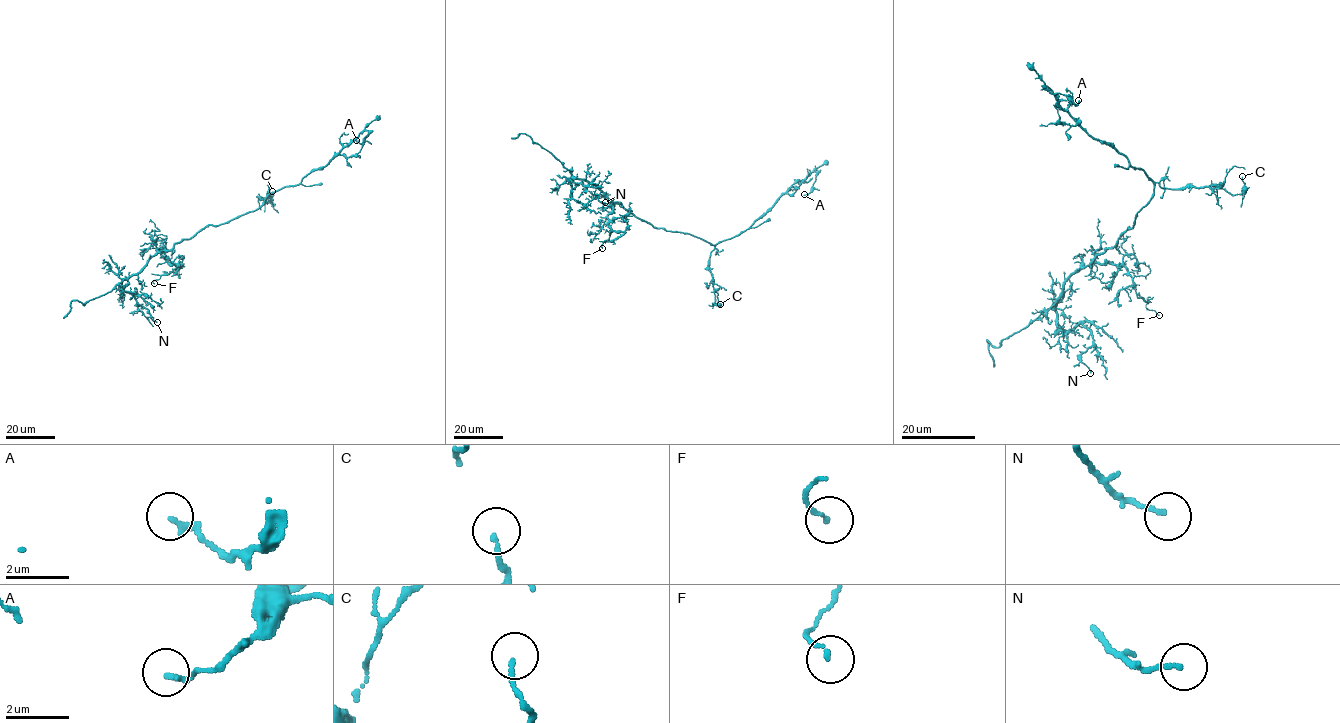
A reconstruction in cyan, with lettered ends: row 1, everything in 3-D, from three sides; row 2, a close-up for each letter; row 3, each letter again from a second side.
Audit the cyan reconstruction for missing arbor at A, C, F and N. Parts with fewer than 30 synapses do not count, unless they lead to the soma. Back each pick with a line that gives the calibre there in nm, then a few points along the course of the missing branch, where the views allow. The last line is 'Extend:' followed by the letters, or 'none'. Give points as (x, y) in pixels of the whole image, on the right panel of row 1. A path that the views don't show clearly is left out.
Extend: none

